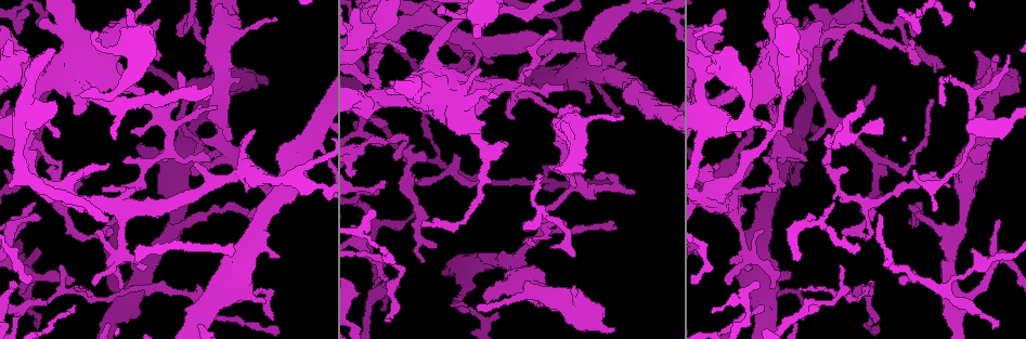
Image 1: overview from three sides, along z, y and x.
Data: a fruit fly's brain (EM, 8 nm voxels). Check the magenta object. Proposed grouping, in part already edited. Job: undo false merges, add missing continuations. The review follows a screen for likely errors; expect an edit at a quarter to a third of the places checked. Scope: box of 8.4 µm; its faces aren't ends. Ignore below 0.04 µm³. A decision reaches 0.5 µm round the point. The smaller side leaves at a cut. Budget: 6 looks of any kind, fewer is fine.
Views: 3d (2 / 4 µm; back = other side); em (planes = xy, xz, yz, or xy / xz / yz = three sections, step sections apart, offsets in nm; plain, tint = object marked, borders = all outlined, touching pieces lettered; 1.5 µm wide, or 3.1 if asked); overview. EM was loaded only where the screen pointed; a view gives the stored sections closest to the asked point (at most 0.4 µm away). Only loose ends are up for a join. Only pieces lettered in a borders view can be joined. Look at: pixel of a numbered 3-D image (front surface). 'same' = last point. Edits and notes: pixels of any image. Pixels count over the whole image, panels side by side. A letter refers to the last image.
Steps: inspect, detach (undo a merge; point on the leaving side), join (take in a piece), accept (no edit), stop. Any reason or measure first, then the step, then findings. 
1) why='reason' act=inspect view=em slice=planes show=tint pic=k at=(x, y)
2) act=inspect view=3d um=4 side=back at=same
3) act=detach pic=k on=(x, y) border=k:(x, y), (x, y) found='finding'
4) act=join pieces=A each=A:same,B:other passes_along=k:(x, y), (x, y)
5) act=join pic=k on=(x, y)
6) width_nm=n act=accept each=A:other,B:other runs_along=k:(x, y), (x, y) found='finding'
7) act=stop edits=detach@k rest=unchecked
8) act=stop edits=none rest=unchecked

why='tapers out' act=inspect view=3d um=4 pic=1 at=(465, 312)

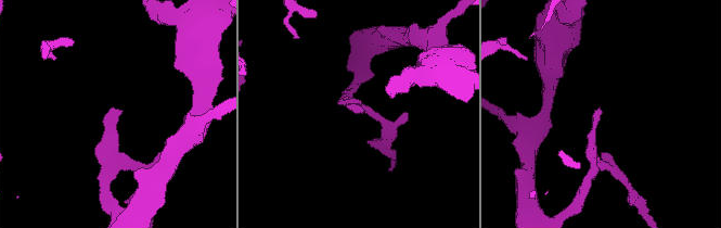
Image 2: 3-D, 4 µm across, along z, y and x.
act=inspect view=em slice=planes show=borders pic=2 at=(120, 113)

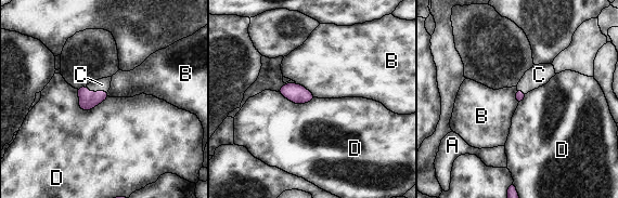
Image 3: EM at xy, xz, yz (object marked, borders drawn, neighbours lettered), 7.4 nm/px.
act=join pieces=C each=A:other,B:other,C:same,D:other passes_along=3:(88, 101), (98, 91), (102, 84) found='the cell continues'

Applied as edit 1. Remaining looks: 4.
why='tapers out' act=inspect view=3d um=2 pic=1 at=(879, 213)

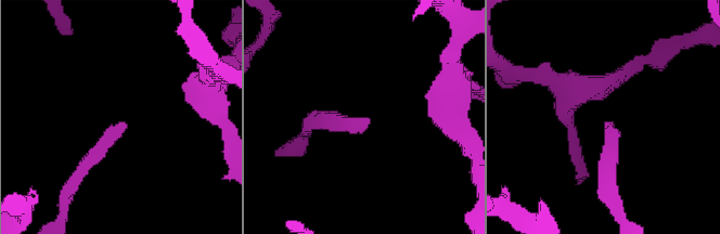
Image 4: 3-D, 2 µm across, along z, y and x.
act=inspect view=em slice=xz step=8 show=borders pic=4 at=(126, 124)

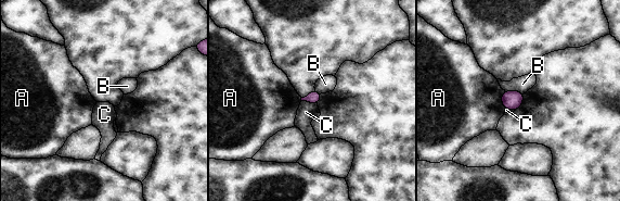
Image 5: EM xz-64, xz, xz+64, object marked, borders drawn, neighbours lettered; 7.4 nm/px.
act=inspect view=em slice=planes show=borders at=same

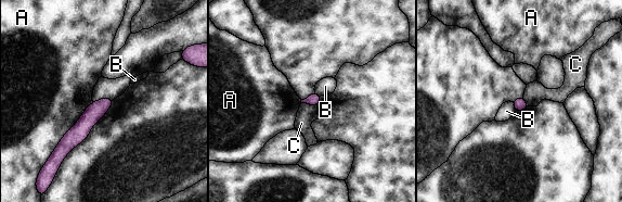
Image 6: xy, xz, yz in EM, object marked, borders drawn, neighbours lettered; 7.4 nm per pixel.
longest_contact=A:460nm act=accept each=A:other,B:other,C:other runs_along=6:(108, 101), (63, 143) found='none of them fits'

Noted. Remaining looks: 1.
act=stop edits=join@3 rest=unchecked

